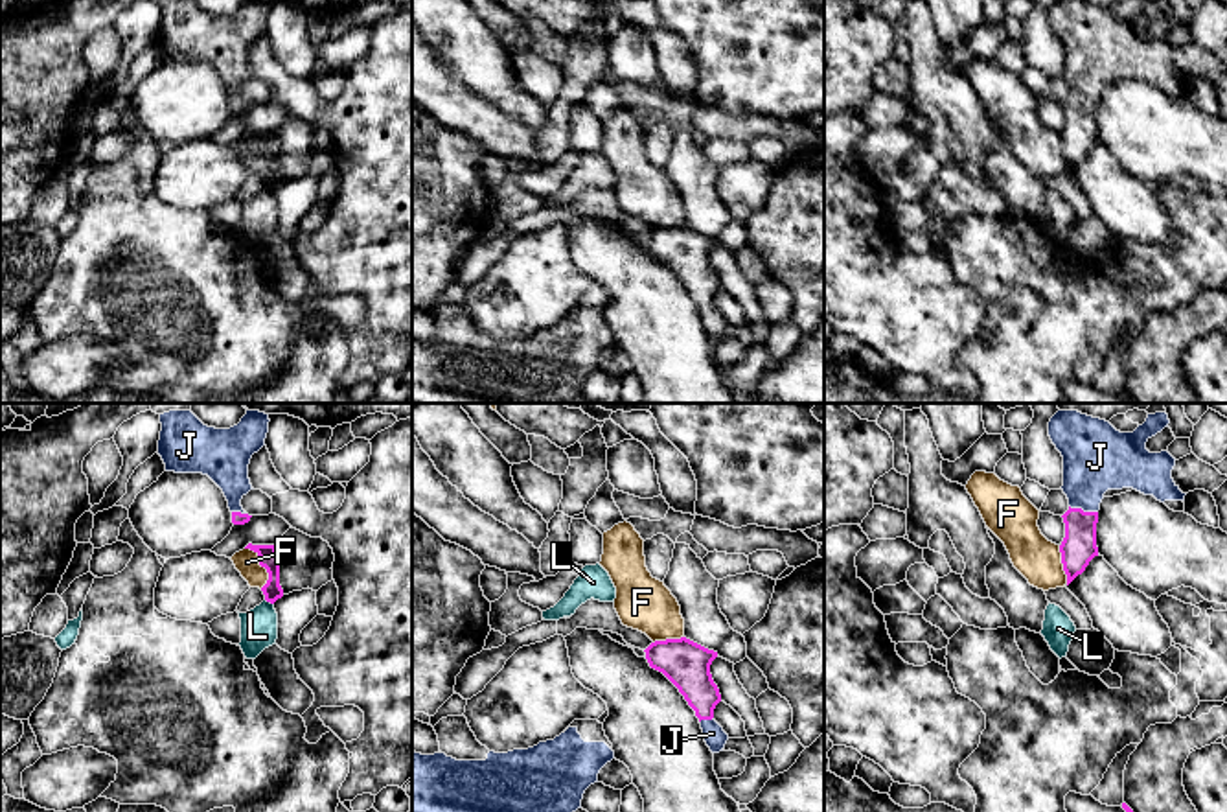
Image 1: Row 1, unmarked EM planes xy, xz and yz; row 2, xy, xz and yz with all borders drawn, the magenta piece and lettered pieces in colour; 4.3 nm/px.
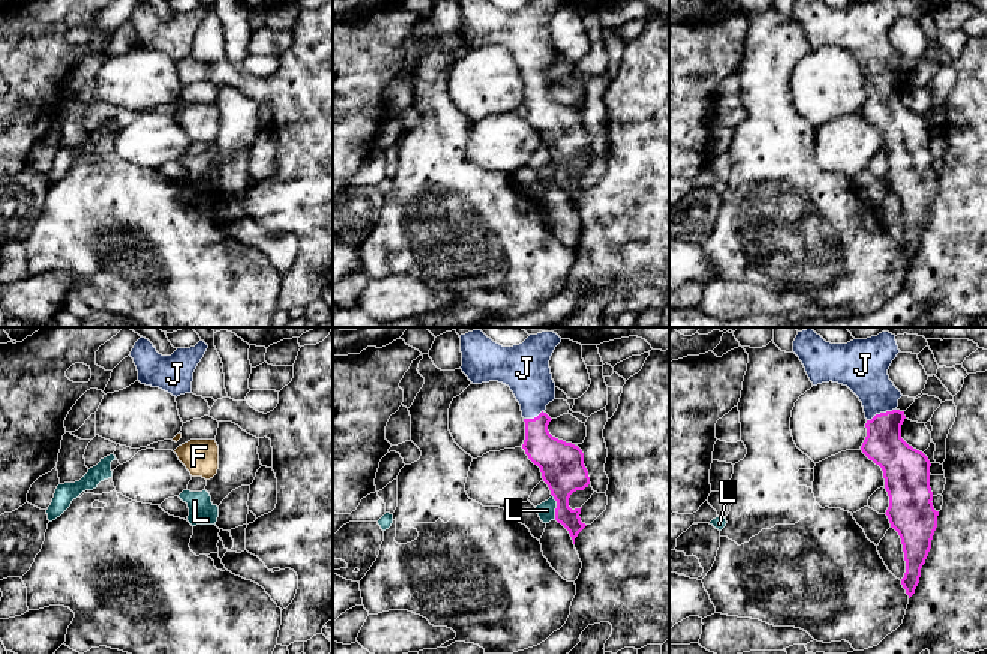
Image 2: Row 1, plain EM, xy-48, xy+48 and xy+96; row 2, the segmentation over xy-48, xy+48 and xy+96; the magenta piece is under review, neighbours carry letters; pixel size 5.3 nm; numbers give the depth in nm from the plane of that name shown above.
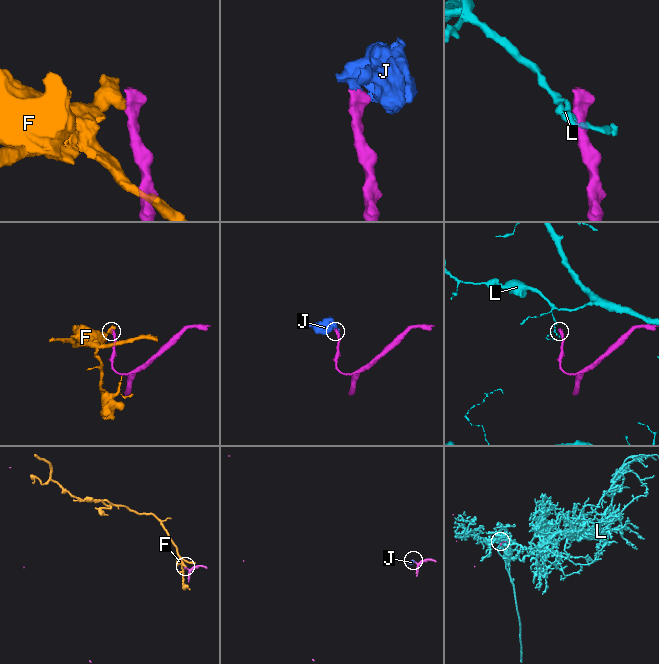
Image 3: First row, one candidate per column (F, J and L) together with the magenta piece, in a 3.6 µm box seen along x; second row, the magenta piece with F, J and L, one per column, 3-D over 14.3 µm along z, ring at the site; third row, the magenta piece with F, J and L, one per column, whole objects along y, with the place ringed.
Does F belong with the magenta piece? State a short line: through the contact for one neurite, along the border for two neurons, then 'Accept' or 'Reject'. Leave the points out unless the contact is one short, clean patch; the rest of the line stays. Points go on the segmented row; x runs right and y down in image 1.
Line: xy (245, 547), (258, 556), (267, 573), (267, 582), (262, 588). Reject

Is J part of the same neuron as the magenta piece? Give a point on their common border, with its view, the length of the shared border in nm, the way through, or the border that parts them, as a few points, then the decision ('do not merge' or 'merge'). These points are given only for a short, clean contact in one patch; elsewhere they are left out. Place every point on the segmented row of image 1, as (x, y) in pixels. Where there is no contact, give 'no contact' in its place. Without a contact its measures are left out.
meets magenta in yz at (1082, 510); contact 130 nm long; runs through yz (1078, 547), (1082, 510), (1084, 481), (1097, 457); merge

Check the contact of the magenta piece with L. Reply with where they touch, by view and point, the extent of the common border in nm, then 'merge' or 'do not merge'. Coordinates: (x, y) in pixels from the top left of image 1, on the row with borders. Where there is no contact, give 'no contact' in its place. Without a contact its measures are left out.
contact xy (269, 601); length 50 nm; do not merge

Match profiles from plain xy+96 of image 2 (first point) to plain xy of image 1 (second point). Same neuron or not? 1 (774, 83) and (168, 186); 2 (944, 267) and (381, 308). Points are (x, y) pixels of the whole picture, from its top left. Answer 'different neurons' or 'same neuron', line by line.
1: different neurons
2: same neuron

